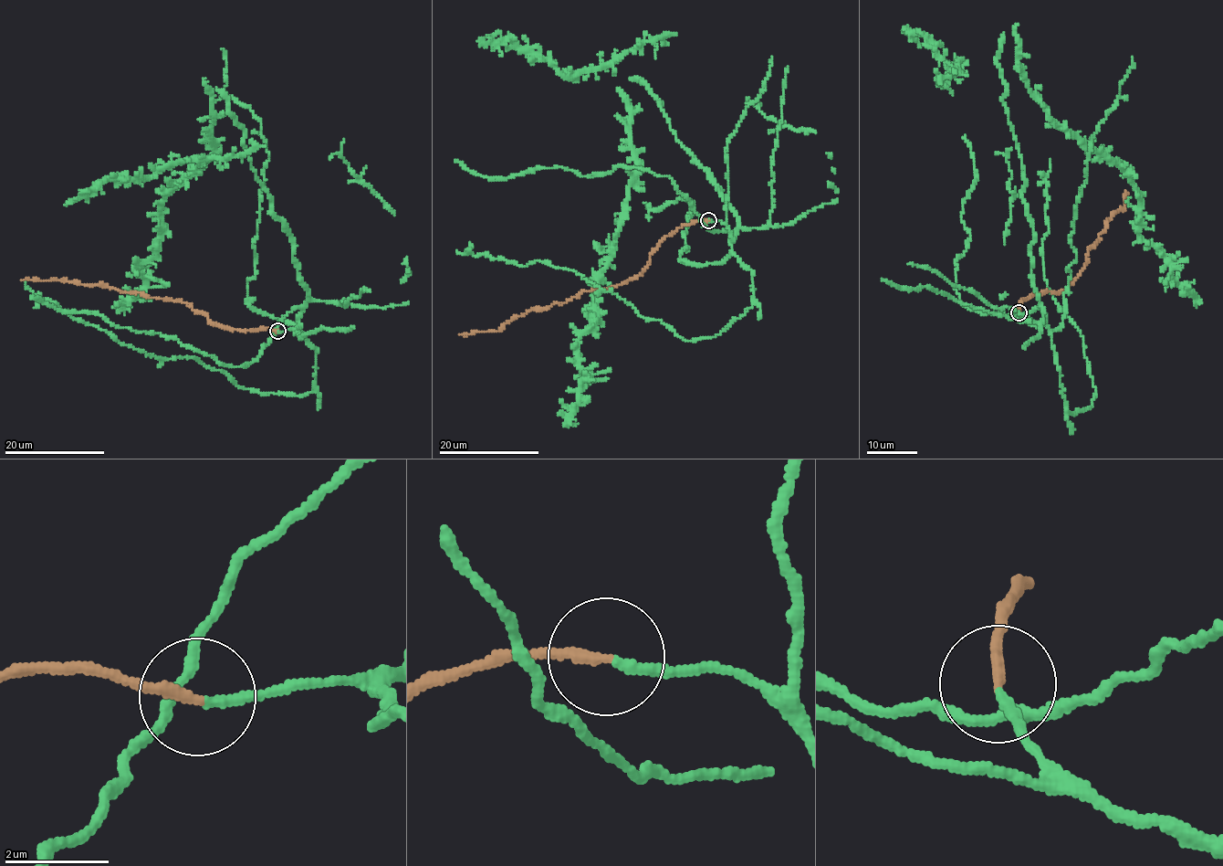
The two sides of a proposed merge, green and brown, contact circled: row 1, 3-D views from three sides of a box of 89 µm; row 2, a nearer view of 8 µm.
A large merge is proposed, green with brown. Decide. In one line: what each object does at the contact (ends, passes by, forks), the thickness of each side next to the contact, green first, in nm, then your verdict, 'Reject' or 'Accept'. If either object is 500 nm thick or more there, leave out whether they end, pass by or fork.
At the ring green passes by. At the ring brown ends. Thickness 120 nm (green) against 200 nm. Accept

